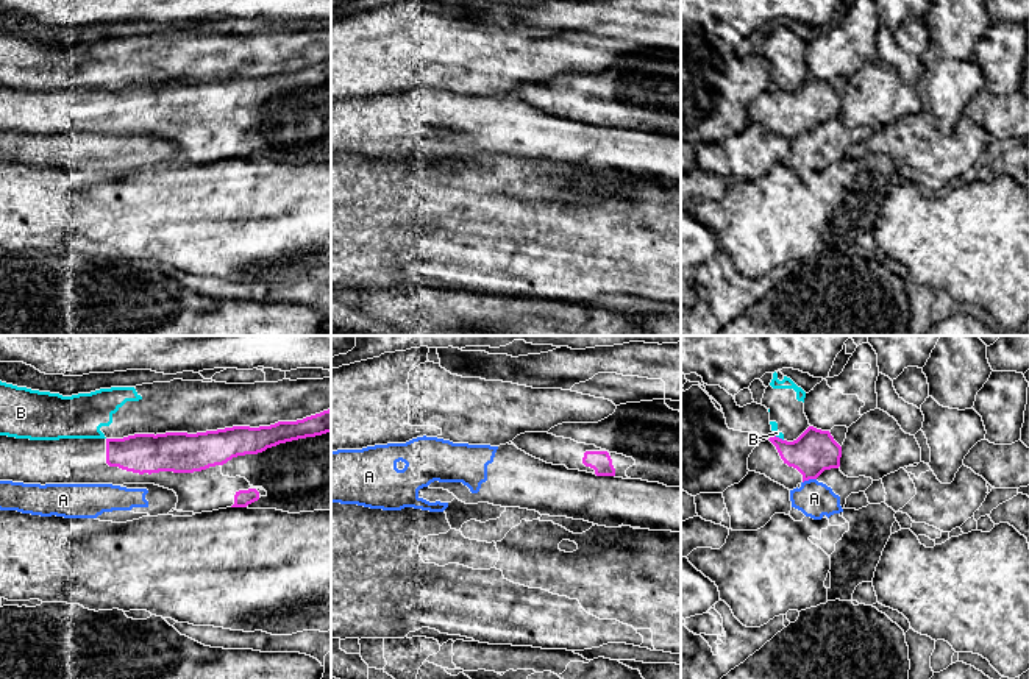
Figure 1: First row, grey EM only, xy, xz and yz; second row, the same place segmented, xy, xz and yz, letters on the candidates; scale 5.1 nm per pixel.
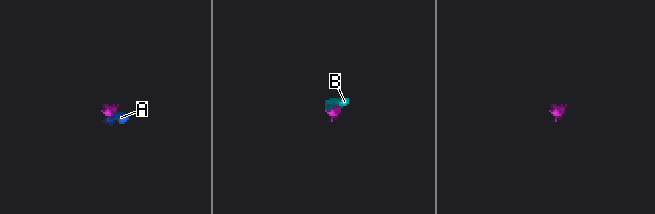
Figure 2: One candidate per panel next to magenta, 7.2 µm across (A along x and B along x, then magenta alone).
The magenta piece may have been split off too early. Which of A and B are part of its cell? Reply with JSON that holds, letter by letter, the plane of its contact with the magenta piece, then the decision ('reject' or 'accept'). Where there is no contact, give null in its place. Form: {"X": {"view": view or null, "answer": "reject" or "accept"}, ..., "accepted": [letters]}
{"A": {"view": "yz", "answer": "reject"}, "B": {"view": "yz", "answer": "reject"}, "accepted": []}

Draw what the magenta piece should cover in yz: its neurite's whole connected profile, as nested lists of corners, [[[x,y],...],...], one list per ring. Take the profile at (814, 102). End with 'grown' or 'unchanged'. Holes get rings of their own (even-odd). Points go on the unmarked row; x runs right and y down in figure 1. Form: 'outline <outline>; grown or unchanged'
outline [[[809,76],[793,92],[776,86],[760,92],[748,108],[748,120],[793,140],[824,120],[839,119],[840,108],[842,97],[831,83]]]; grown

